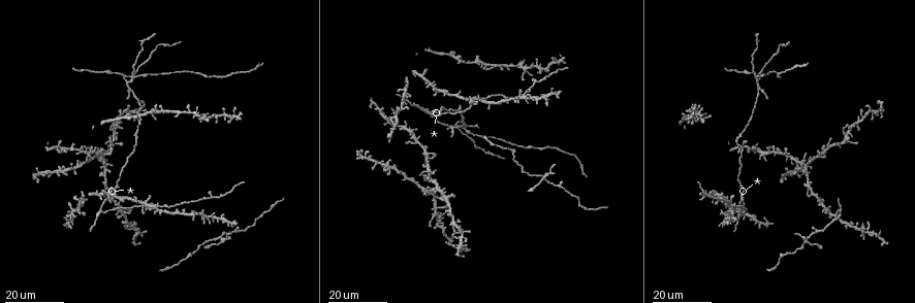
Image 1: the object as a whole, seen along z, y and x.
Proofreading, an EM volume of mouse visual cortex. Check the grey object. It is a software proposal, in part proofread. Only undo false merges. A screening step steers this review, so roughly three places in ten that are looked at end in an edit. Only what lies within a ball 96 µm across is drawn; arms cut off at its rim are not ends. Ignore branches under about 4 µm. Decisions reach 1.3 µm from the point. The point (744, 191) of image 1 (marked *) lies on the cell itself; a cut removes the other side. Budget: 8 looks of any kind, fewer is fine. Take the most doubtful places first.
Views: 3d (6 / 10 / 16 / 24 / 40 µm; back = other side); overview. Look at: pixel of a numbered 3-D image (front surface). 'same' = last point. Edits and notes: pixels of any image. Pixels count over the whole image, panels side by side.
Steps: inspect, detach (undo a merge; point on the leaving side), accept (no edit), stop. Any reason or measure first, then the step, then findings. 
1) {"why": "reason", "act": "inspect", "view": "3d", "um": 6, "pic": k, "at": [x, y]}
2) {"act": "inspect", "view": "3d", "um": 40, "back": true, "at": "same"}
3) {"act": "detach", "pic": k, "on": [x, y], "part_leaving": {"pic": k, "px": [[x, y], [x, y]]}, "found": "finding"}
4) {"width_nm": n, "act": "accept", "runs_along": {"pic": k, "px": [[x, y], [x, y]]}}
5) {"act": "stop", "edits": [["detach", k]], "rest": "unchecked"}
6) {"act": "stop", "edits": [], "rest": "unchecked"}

{"why": "small branch off a trunk", "act": "inspect", "view": "3d", "um": 24, "pic": 1, "at": [803, 161]}

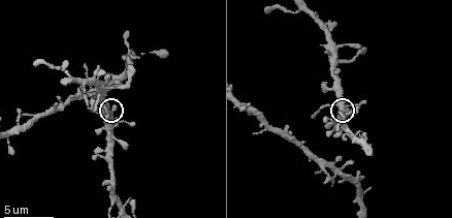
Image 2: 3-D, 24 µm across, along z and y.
{"why": "zoom in", "act": "inspect", "view": "3d", "um": 10, "pic": 2, "at": [336, 105]}

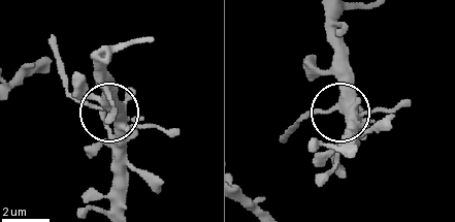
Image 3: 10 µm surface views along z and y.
{"width_nm": 380, "act": "accept", "found": "continuous, no second cell"}

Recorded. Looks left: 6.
{"why": "thin arm on a thick one", "act": "inspect", "view": "3d", "um": 16, "pic": 1, "at": [844, 141]}

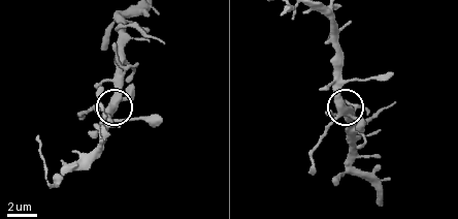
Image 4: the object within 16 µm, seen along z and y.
{"why": "closer look", "act": "inspect", "view": "3d", "um": 10, "pic": 4, "at": [111, 104]}

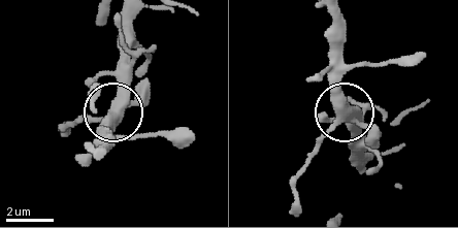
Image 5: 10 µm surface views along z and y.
{"width_nm": 420, "act": "accept", "runs_along": {"pic": 5, "px": [[332, 19], [332, 96], [341, 120], [298, 170]]}, "found": "continuous, no second cell"}

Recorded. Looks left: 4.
{"why": "four or more arms meet", "act": "inspect", "view": "3d", "um": 16, "pic": 1, "at": [203, 217]}

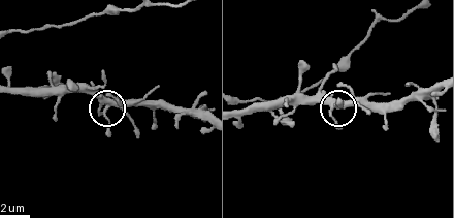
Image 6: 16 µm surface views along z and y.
{"act": "inspect", "view": "3d", "um": 6, "pic": 6, "at": [106, 109]}

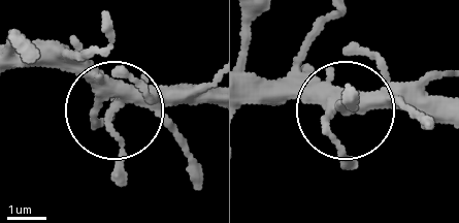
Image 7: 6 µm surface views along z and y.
{"arms": 4, "act": "accept", "found": "continuous, no second cell"}

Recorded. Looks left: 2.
{"why": "three-way junction", "act": "inspect", "view": "3d", "um": 16, "pic": 1, "at": [101, 210]}

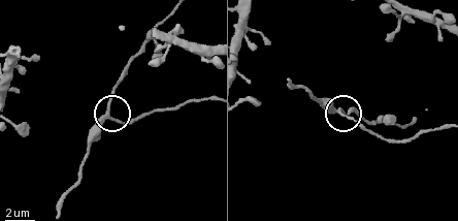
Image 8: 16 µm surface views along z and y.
{"act": "inspect", "view": "3d", "um": 10, "pic": 8, "at": [106, 119]}

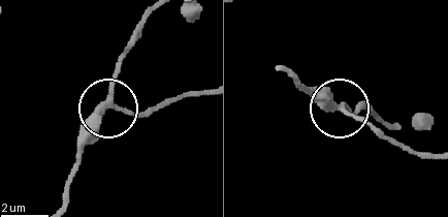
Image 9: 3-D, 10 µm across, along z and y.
{"width_nm": 250, "act": "accept", "runs_along": {"pic": 9, "px": [[156, 11], [124, 58], [113, 100], [74, 163]]}, "found": "all the same cell"}

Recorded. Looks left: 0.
{"act": "stop", "edits": [], "rest": "unchecked"}

